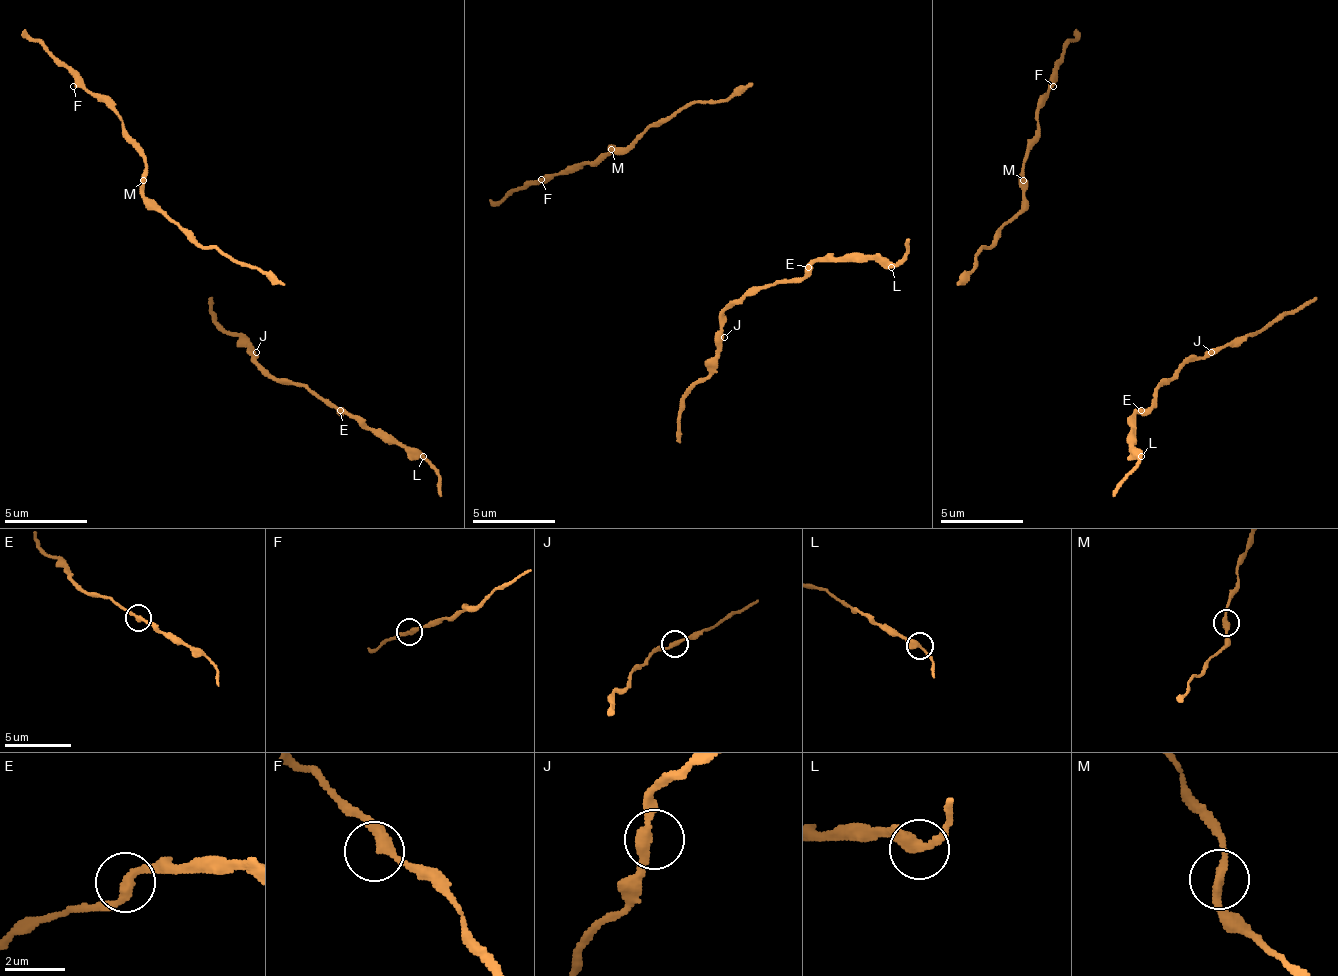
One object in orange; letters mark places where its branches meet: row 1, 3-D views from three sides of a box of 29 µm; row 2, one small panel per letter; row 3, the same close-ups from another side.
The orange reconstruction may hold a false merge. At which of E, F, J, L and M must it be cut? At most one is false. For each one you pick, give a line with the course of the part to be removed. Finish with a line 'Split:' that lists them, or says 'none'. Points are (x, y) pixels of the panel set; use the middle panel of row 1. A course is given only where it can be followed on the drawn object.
Split: none

